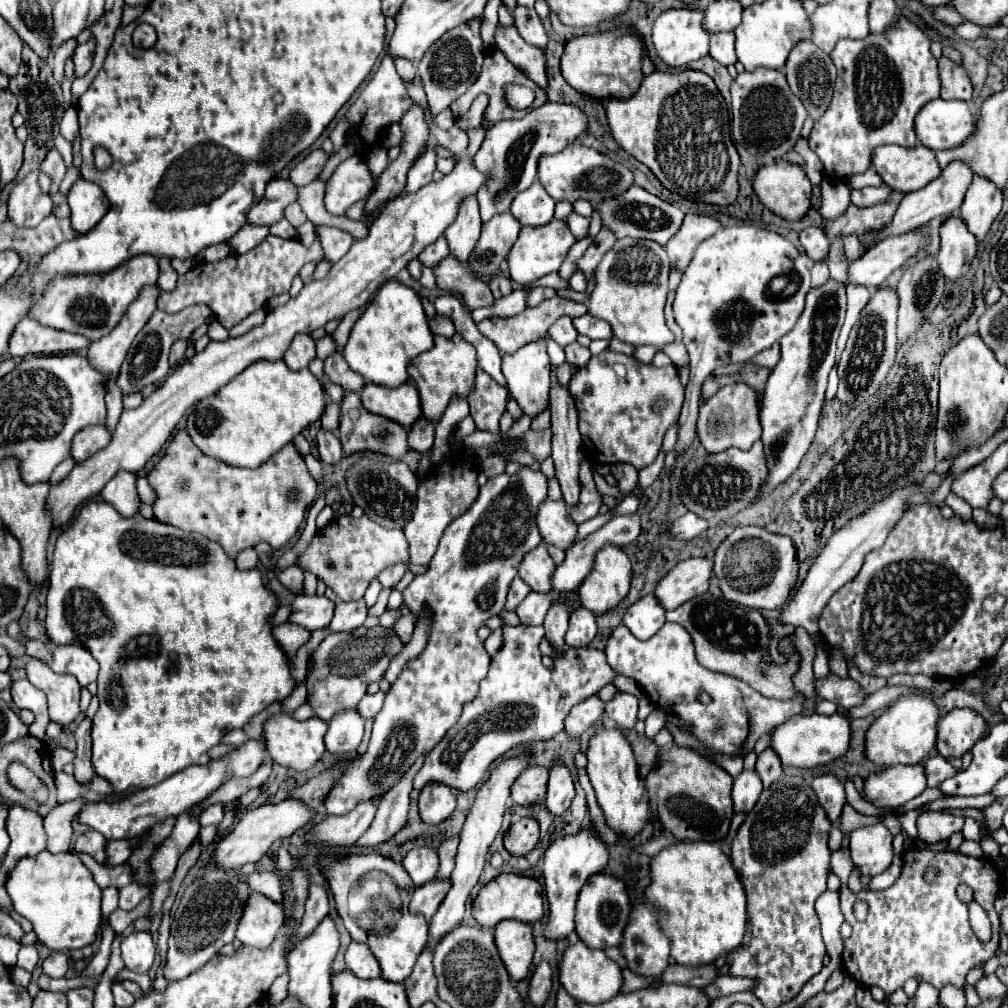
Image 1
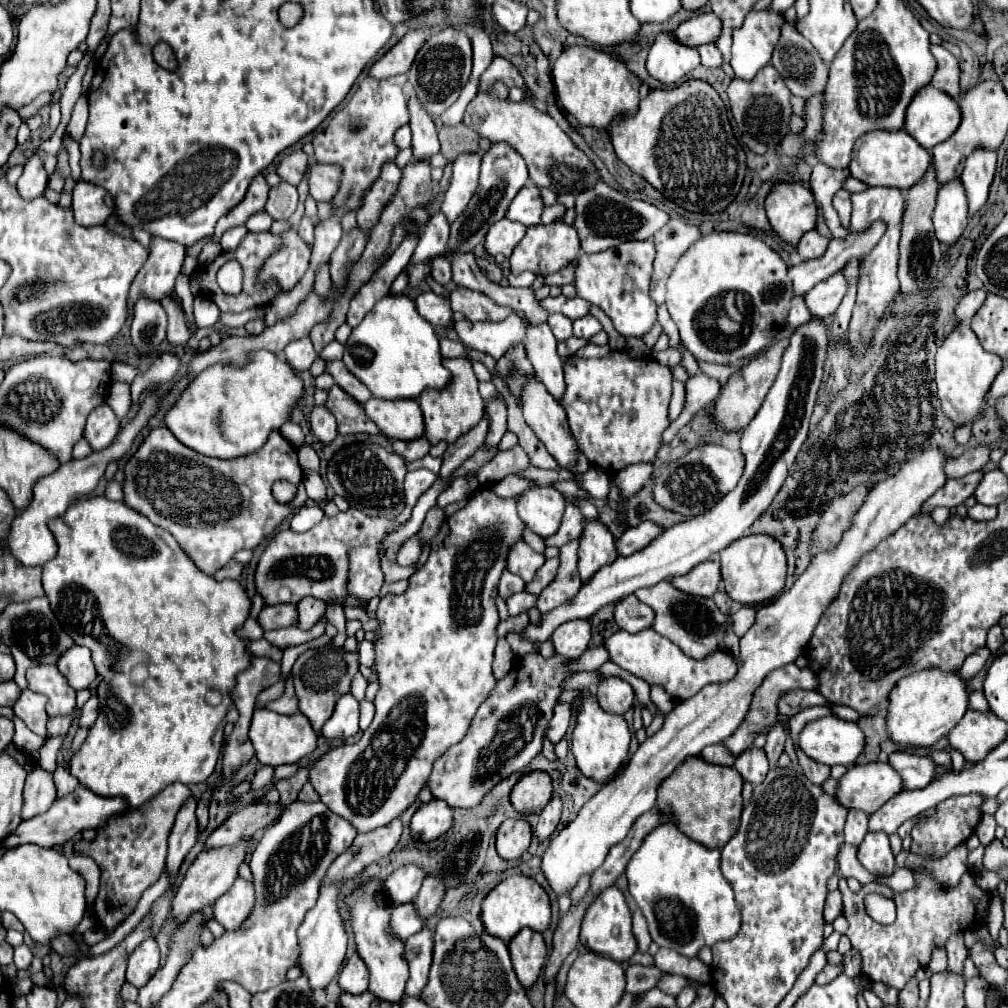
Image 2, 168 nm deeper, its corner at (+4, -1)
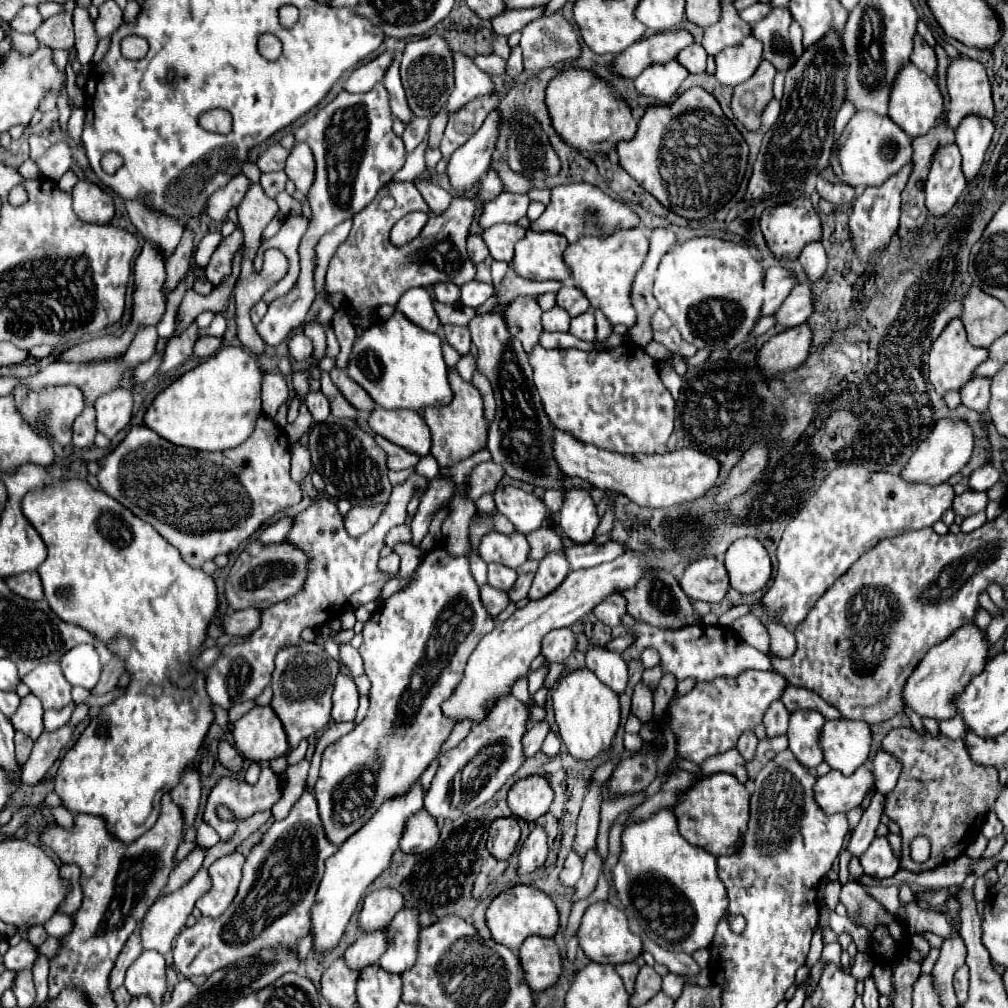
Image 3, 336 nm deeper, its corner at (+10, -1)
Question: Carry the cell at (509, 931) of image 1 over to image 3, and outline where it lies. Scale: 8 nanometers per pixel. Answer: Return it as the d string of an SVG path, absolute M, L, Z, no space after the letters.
M529 936L519 948L521 970L531 990L541 992L555 984L561 972L561 954L553 938Z

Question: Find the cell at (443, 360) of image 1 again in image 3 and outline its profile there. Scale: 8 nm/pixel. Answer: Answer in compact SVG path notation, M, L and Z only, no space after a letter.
M449 368L449 384L453 386L453 402L441 406L441 410L425 410L423 414L431 430L431 454L437 458L441 468L455 466L473 452L485 448L487 442L487 422L483 418L483 400L479 390L471 382L465 382L457 368Z

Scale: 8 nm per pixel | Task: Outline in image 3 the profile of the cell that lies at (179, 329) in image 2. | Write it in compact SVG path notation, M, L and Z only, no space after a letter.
M185 230L175 254L169 256L169 260L165 262L165 268L167 268L167 280L165 280L165 286L163 286L165 294L171 294L179 286L179 282L185 278L185 274L187 274L187 270L191 266L193 250L195 250L193 232Z

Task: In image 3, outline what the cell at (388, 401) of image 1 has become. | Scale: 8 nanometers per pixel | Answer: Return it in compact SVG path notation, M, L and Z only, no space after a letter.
M375 408L369 412L369 428L389 442L417 452L419 456L425 456L431 450L429 428L423 416L413 414L413 410Z

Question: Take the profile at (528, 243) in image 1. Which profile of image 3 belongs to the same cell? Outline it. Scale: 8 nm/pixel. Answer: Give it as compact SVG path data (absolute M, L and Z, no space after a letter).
M527 230L525 238L515 246L511 266L523 278L565 282L571 276L569 268L563 264L567 244L561 234Z

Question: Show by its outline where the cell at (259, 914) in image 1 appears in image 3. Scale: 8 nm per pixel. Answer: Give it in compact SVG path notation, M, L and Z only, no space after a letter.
M233 852L211 864L209 874L213 888L197 900L197 908L203 912L203 916L219 918L229 908L229 902L233 902L233 898L237 896L243 862L245 858L239 852Z

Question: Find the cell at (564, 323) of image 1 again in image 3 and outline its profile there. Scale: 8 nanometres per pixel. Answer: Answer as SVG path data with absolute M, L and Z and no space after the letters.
M555 306L543 312L543 330L545 332L569 332L569 314L563 308Z

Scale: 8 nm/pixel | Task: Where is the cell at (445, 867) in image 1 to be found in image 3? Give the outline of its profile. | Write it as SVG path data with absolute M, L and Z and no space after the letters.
M411 906L403 908L389 924L389 948L381 956L379 964L383 970L403 974L417 962L417 938L419 938L419 910Z

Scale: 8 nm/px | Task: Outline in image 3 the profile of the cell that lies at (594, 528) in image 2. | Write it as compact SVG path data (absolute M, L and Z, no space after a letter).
M579 488L567 490L565 504L561 508L559 526L563 528L565 536L569 536L573 544L581 546L593 542L595 530L599 526L599 516L589 492Z

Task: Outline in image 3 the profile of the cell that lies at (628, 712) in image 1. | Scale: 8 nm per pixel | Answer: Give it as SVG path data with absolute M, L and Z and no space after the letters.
M589 648L587 668L597 674L605 686L609 686L615 694L621 694L627 686L627 664L623 662L619 652L609 652L605 648Z

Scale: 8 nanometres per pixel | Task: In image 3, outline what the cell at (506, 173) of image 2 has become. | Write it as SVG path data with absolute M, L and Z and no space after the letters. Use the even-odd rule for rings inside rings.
M489 166L487 174L481 178L481 184L479 184L475 198L453 198L449 210L441 216L435 216L435 214L431 214L429 206L425 204L425 200L421 198L419 190L415 188L413 182L389 182L389 186L385 186L385 190L381 190L381 194L377 194L377 198L365 210L361 210L361 214L353 216L353 228L351 228L349 238L337 248L335 256L331 258L327 278L325 278L327 292L329 294L337 294L337 292L345 294L345 298L349 300L349 304L353 308L379 308L381 304L395 306L399 302L401 294L405 294L409 288L415 288L415 286L433 286L435 282L453 282L453 284L461 286L461 284L473 280L475 278L475 266L471 264L471 260L467 256L467 246L465 246L467 238L471 234L471 224L477 216L477 210L483 204L491 202L495 196L499 196L503 190L505 190L505 186L499 178L499 172ZM413 210L427 212L429 222L413 242L409 242L401 248L395 248L389 242L389 230L393 228L393 224L399 218L403 218L405 214L409 214Z

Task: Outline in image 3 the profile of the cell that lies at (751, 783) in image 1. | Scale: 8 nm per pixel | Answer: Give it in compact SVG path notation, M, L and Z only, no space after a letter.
M745 732L745 734L741 734L741 738L739 738L739 742L737 742L737 750L739 750L739 754L741 754L747 762L751 762L751 760L755 758L757 742L759 742L759 740L755 738L753 732Z

